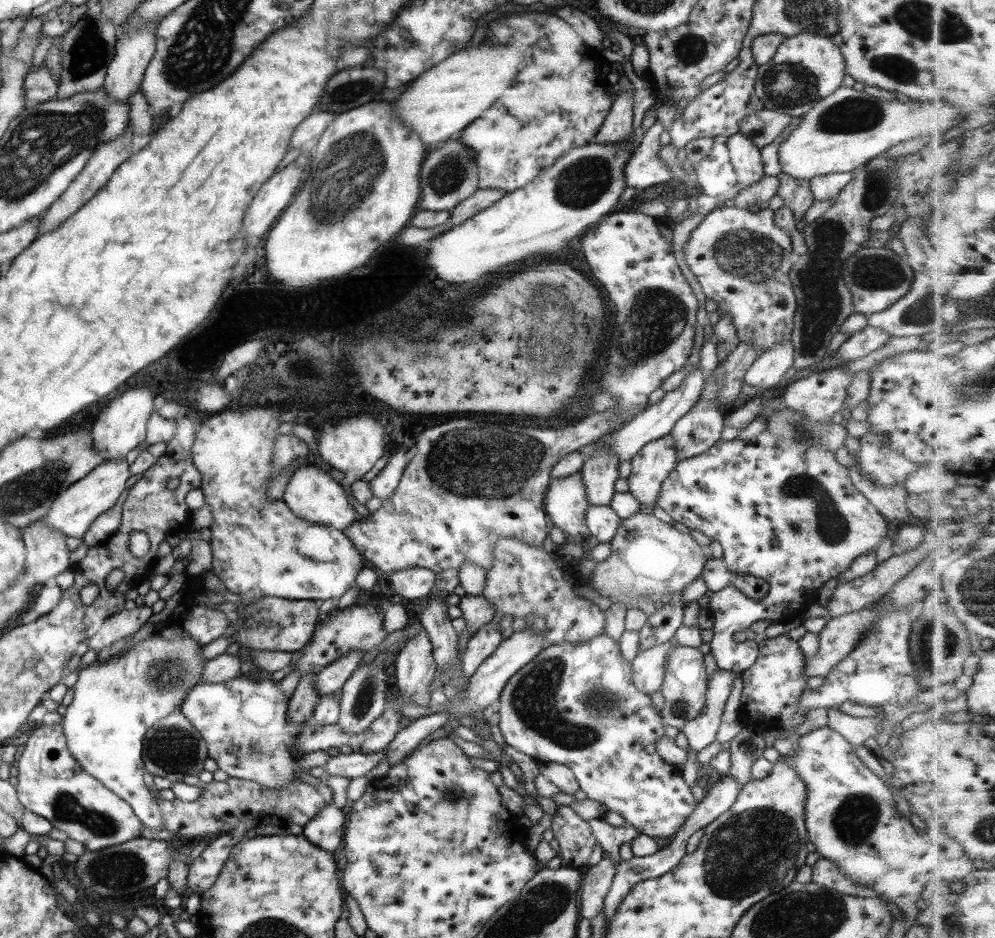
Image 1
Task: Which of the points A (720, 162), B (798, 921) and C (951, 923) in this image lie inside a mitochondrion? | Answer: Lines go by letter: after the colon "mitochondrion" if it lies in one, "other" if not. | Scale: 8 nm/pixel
A: other
B: mitochondrion
C: other

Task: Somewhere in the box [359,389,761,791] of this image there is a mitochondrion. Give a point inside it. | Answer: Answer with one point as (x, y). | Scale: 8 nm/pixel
(534, 699)

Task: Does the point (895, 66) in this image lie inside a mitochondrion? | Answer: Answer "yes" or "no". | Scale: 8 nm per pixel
yes

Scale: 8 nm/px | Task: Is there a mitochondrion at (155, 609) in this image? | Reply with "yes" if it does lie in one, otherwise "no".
no

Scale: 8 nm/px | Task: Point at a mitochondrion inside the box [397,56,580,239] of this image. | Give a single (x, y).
(448, 173)

